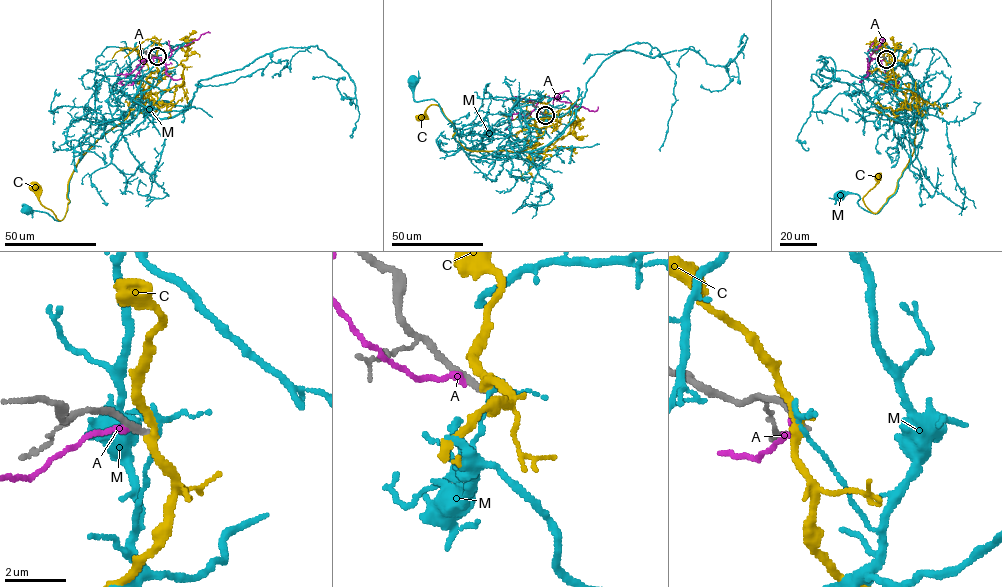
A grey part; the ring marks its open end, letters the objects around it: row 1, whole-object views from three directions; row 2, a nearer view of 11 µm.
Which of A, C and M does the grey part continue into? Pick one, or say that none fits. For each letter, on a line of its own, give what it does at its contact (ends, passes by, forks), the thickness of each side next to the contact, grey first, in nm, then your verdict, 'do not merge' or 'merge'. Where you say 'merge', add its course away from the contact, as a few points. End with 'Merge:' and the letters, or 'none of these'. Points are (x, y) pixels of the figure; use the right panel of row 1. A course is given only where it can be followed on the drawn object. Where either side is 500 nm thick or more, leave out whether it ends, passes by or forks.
A: it ends there; 280 nm thick on the grey side, 200 nm on the other; do not merge
C: it passes by; 220 nm thick on the grey side, 280 nm on the other; do not merge
M: it passes by; 200 nm thick on the grey side, 130 nm on the other; do not merge
Merge: none of these

